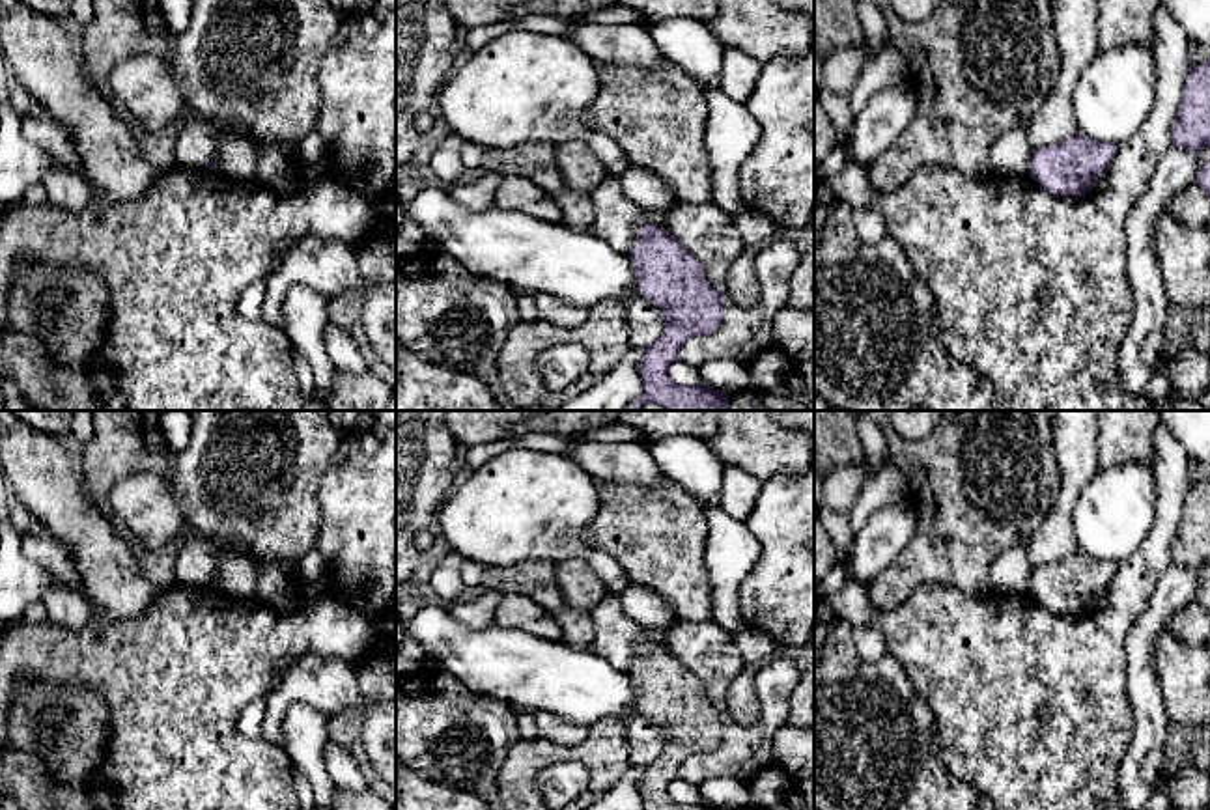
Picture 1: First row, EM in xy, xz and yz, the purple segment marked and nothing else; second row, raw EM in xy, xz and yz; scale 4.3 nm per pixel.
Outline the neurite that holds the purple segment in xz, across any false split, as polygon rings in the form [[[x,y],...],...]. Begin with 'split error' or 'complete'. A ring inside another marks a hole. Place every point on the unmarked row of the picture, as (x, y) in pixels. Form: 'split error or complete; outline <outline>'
complete; outline [[[652,640],[640,646],[629,677],[642,715],[665,733],[661,754],[639,782],[644,810],[719,810],[706,803],[682,804],[668,795],[680,765],[689,756],[715,750],[723,741],[725,715],[706,698],[702,681]]]

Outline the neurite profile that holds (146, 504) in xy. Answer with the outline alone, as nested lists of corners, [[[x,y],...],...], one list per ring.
[[[157,474],[125,476],[110,489],[108,502],[144,547],[185,545],[202,538],[181,511],[172,485]]]

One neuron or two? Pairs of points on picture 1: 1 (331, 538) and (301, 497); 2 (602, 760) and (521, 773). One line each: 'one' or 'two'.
1: two
2: one

